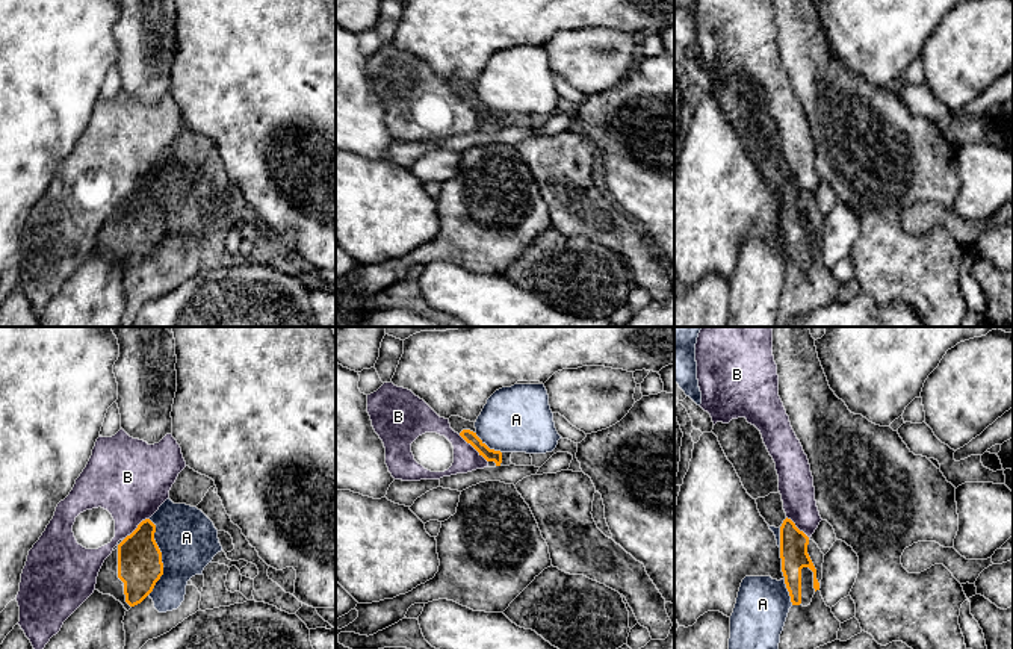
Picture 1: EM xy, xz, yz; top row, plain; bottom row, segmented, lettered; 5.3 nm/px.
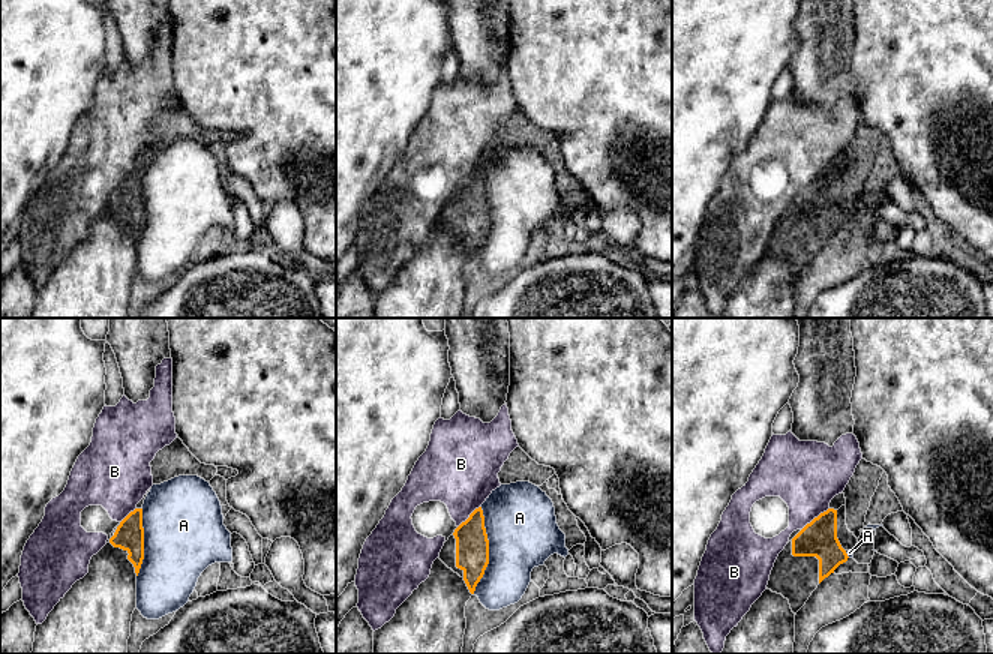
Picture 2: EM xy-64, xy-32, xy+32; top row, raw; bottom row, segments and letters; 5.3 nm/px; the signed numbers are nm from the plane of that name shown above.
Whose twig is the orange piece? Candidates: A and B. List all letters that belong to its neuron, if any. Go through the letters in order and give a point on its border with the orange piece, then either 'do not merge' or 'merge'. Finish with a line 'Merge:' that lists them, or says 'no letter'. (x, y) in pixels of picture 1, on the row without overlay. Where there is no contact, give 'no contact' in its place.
A: xy (161, 218) | do not merge
B: xz (473, 108) | do not merge
Merge: no letter

